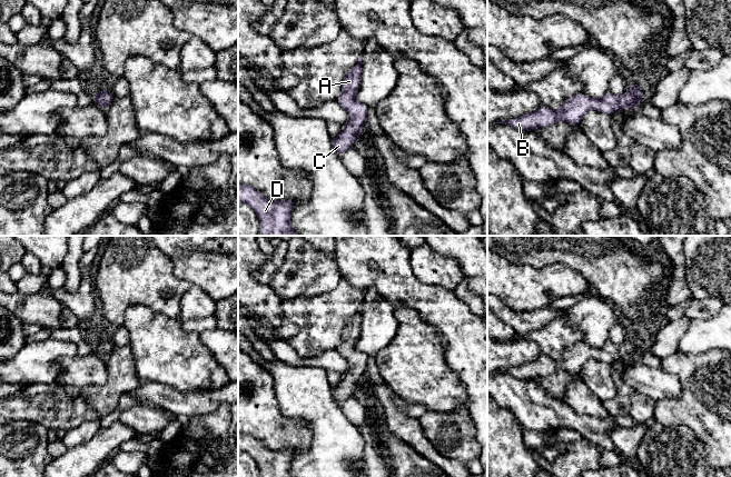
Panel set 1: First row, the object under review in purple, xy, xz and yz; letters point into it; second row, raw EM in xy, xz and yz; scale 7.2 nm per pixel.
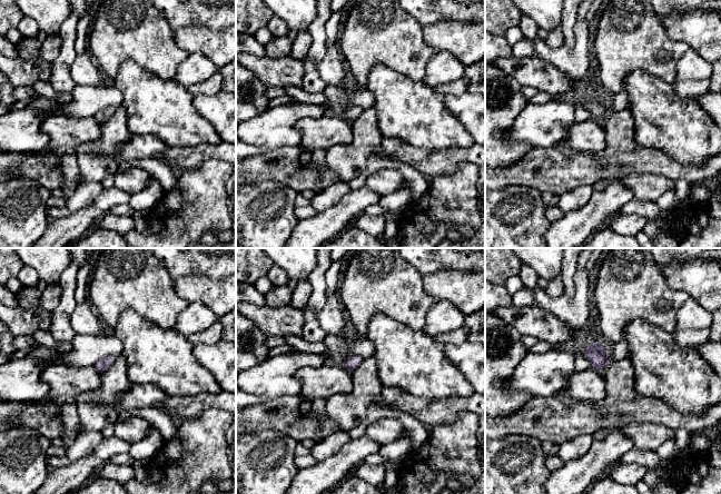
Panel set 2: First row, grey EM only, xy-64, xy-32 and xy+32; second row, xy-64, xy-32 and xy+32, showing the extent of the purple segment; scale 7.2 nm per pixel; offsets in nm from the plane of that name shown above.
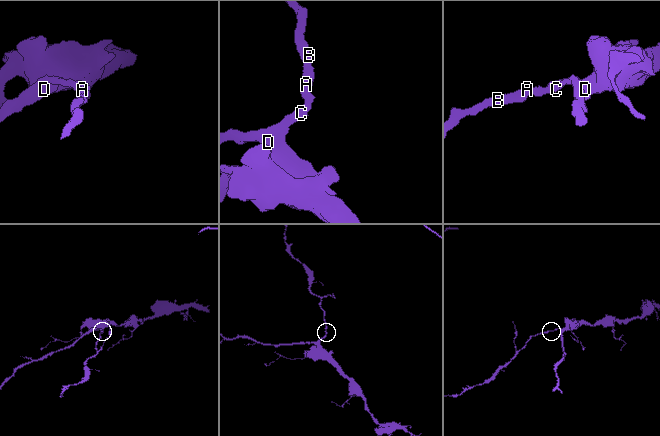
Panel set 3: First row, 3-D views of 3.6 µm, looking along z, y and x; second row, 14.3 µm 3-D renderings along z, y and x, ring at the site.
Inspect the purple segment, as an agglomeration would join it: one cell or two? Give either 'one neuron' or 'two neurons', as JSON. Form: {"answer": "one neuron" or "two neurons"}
{"answer": "one neuron"}

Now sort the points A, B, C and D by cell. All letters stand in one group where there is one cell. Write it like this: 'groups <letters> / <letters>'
groups A B C D

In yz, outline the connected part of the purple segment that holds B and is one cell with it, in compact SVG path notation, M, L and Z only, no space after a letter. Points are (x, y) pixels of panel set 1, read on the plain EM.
M632 331L630 338L620 346L614 345L610 339L601 348L593 348L584 342L580 342L567 347L557 359L541 355L532 362L525 362L521 366L495 372L510 374L517 379L524 380L550 376L557 370L565 370L571 375L577 375L590 358L612 365L619 359L634 358L640 354L642 347L643 339L636 331Z

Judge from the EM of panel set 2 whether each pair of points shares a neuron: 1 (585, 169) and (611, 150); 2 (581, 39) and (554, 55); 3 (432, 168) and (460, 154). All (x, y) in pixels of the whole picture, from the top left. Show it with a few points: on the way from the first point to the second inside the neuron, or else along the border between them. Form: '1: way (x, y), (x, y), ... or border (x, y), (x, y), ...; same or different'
1: border (591, 152), (599, 158), (626, 154); different
2: way (580, 47), (571, 56), (562, 56); same
3: way (438, 162), (446, 161), (453, 156); same

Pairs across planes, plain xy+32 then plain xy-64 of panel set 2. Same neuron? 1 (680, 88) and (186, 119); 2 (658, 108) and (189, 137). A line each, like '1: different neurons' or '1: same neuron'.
1: different neurons
2: same neuron

